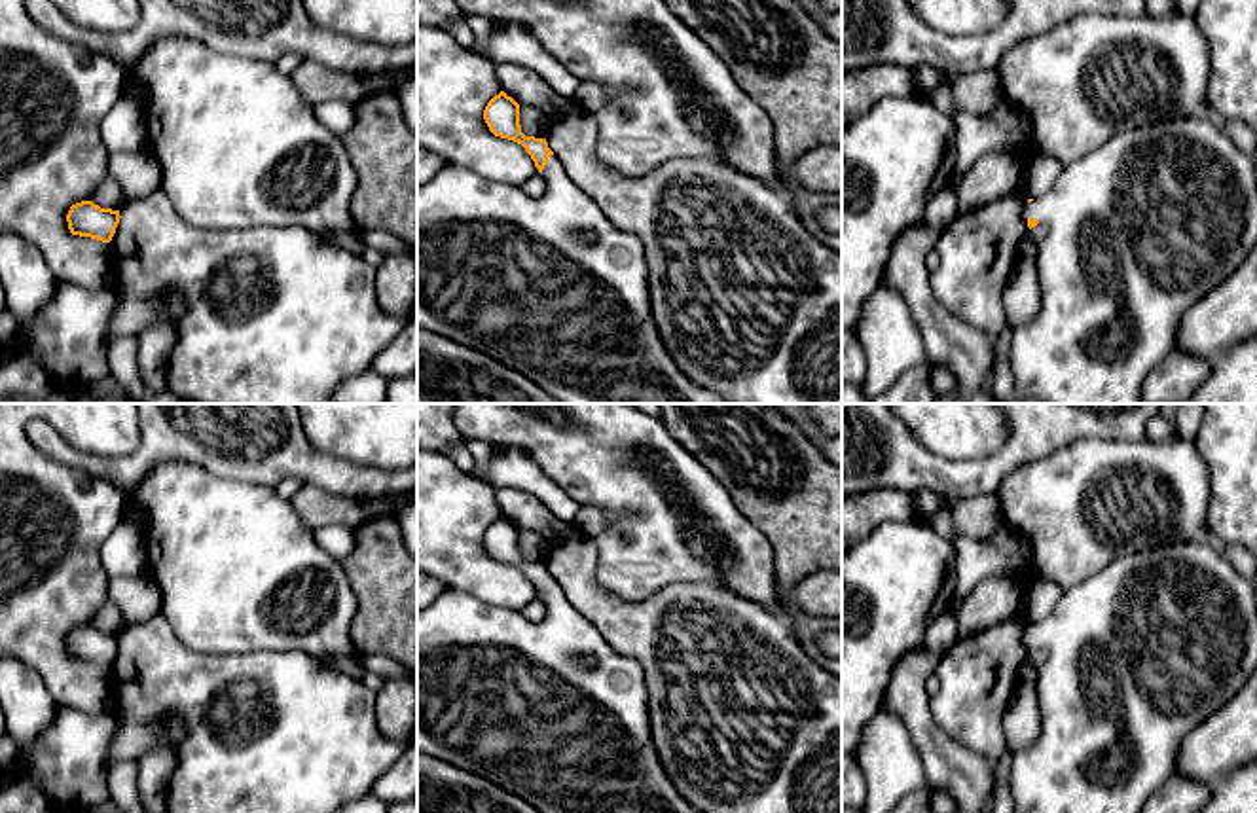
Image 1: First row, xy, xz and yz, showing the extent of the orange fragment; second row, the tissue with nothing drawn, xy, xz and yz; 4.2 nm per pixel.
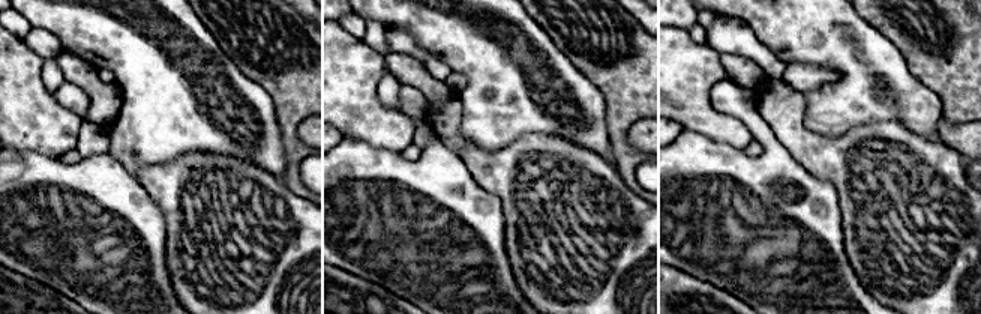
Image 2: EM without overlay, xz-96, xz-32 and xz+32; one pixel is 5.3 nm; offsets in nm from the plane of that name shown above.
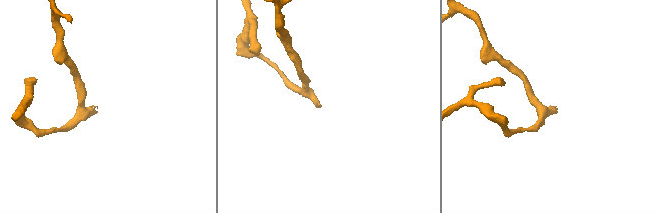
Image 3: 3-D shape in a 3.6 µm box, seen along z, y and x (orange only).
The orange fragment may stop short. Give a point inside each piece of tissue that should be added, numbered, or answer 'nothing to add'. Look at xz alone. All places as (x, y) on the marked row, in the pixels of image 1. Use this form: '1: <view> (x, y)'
1: xz (548, 287)

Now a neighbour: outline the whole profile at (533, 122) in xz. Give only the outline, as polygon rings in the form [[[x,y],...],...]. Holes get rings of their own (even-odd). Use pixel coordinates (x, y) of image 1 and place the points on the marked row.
[[[519,106],[519,125],[525,136],[546,138],[550,117],[533,106]]]

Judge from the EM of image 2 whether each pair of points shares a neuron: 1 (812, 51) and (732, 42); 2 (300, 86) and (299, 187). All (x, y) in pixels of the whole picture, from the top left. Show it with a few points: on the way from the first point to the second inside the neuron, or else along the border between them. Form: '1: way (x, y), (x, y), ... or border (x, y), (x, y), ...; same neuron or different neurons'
1: border (741, 21), (786, 63); different neurons
2: way (291, 111), (293, 161); same neuron

